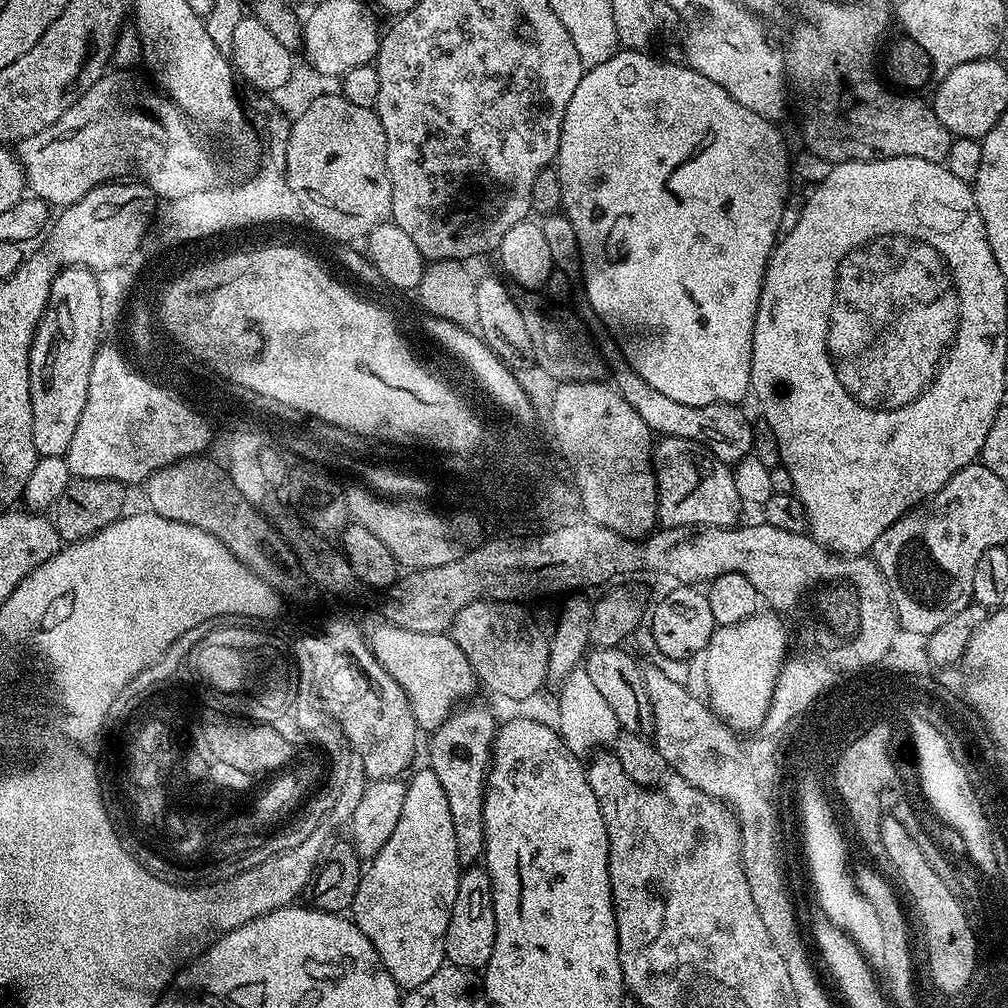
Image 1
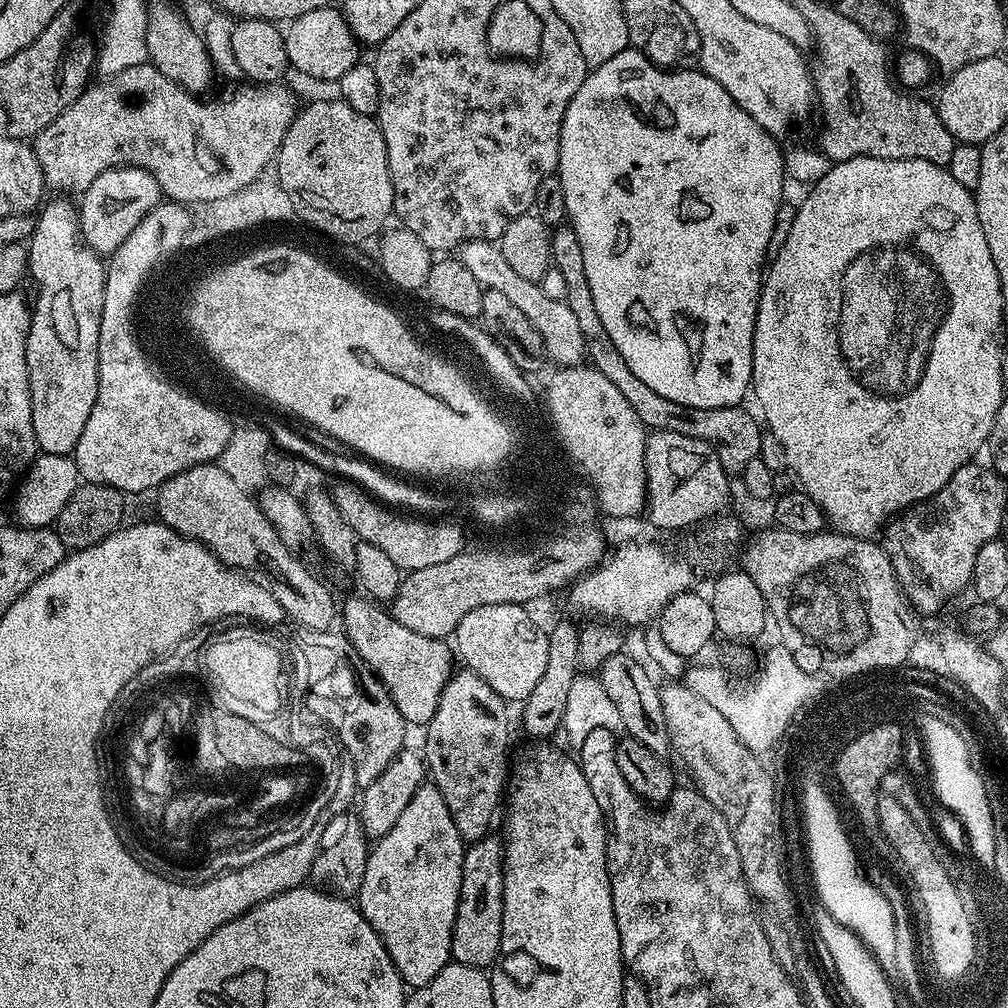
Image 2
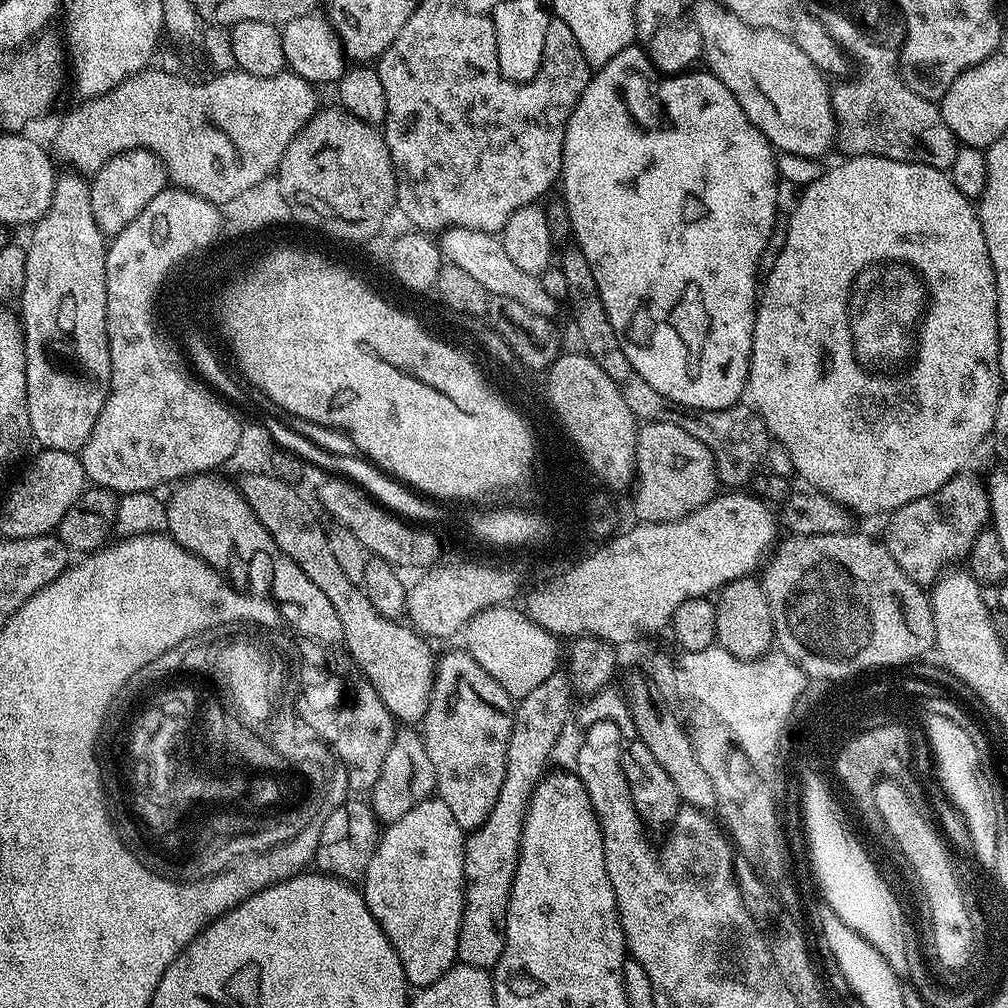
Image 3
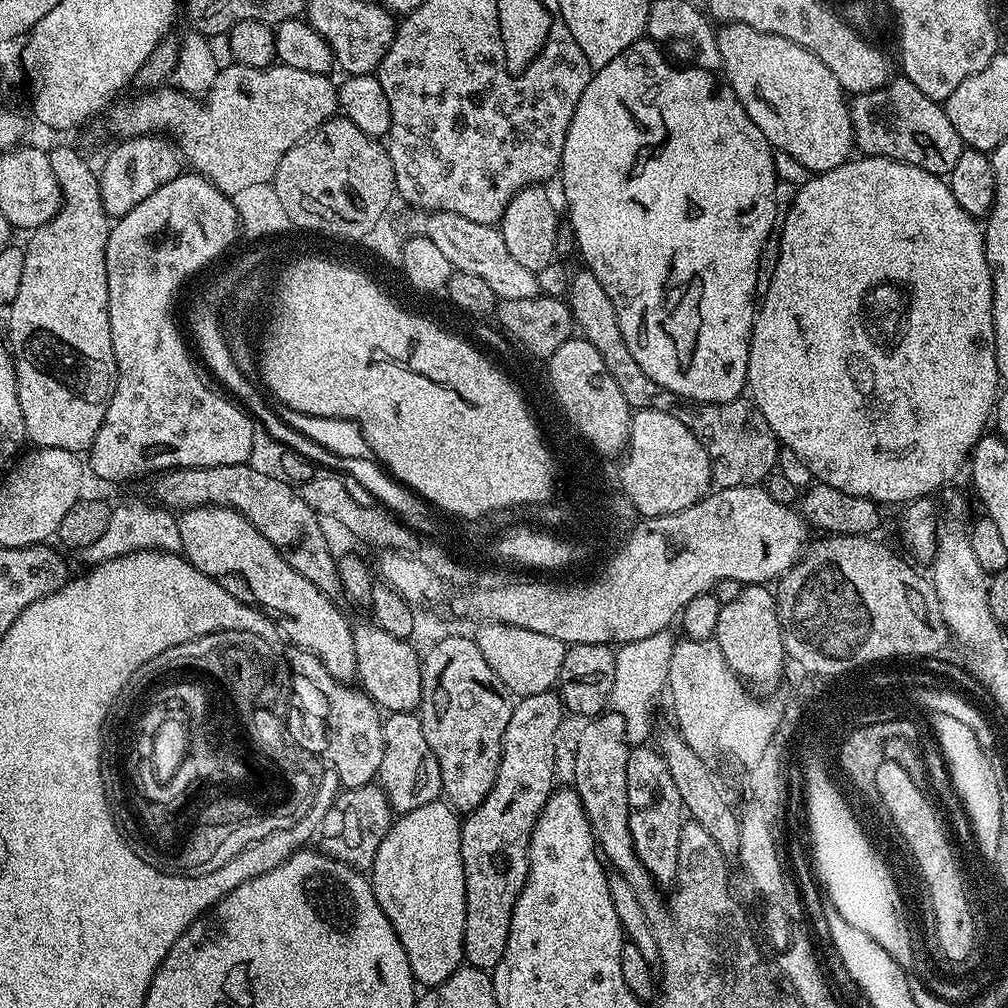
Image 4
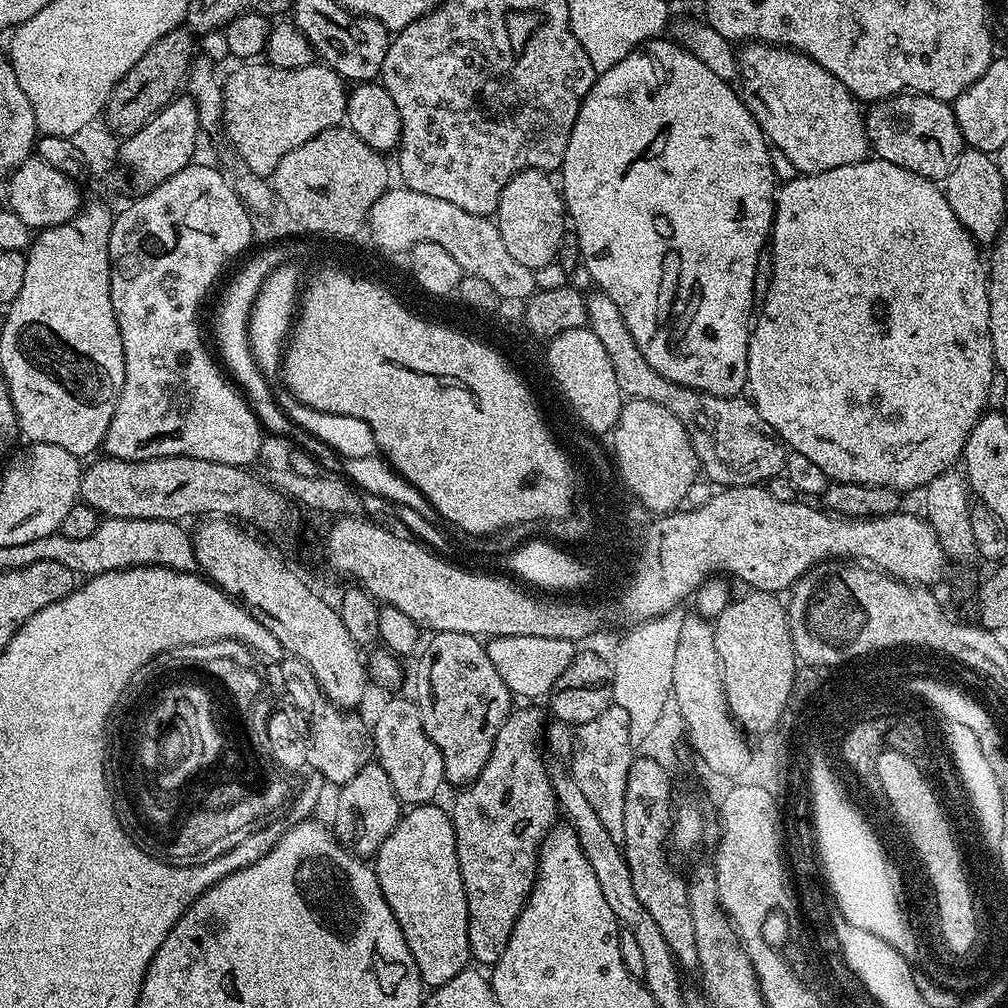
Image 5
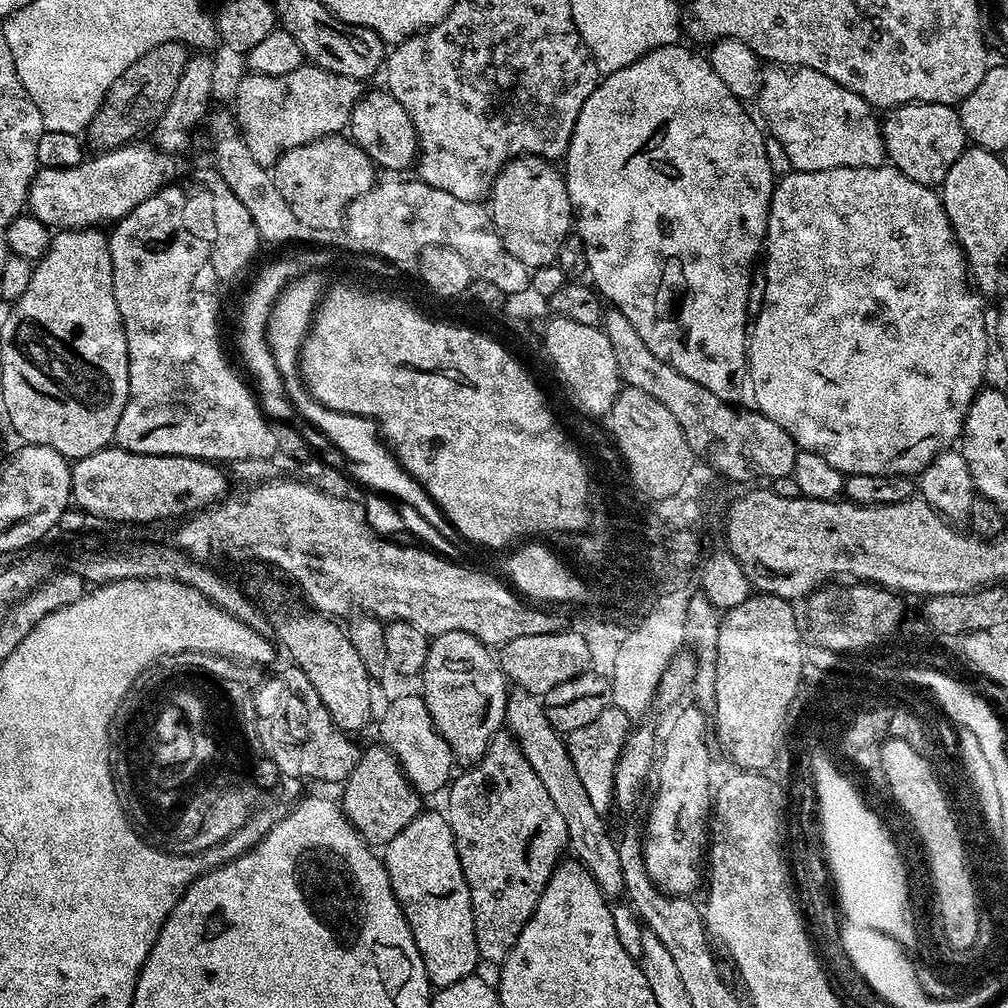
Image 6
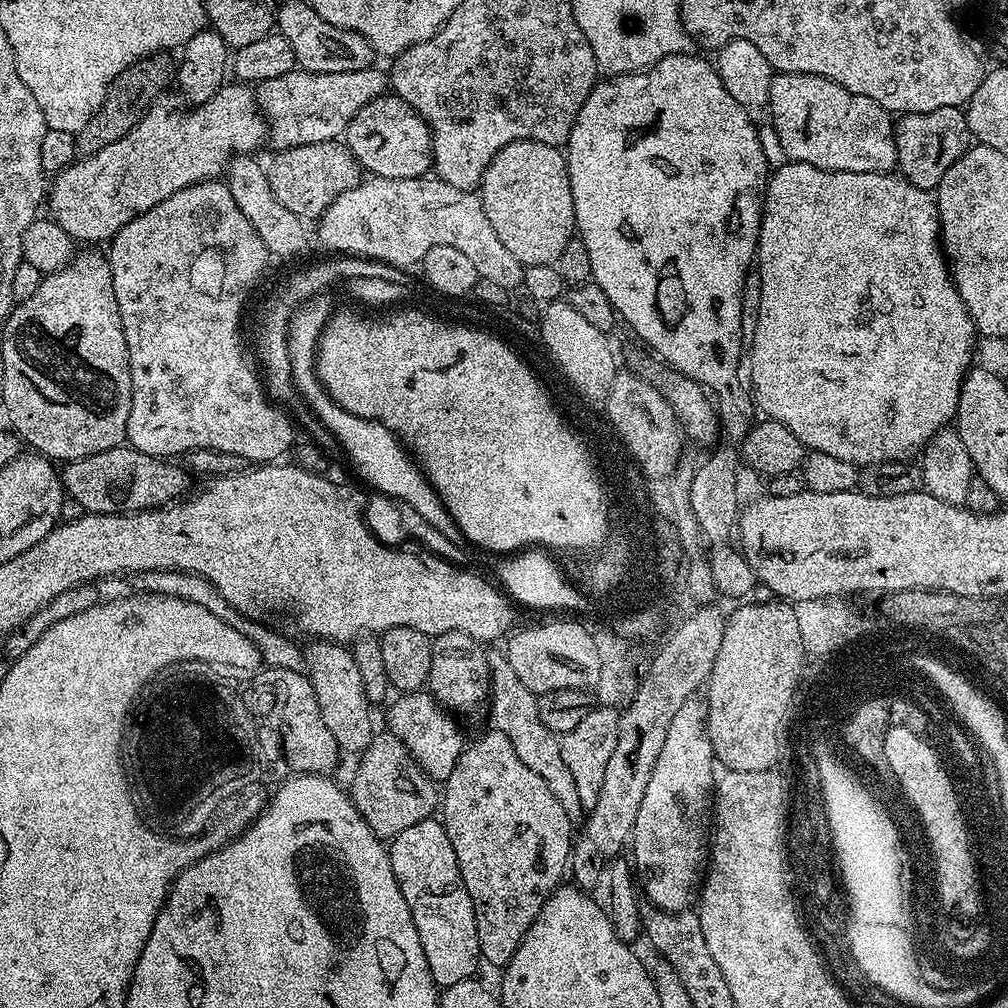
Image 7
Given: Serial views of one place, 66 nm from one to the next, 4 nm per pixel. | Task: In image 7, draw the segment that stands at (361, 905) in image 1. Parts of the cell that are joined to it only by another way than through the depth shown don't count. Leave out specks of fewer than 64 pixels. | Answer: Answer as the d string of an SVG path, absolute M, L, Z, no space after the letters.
M429 818L402 830L402 834L391 837L388 857L394 878L398 878L402 898L406 898L406 906L410 906L410 918L414 918L414 930L418 930L418 942L422 942L422 954L426 954L437 989L443 990L454 986L454 982L473 979L477 975L476 967L482 964L474 906L470 902L466 882L462 882L458 858L454 854L454 846L450 846L443 823L439 819Z

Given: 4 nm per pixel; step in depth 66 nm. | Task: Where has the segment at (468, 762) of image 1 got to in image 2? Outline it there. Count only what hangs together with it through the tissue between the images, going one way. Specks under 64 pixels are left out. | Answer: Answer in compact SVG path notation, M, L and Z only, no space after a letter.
M467 670L453 671L452 677L442 690L442 698L438 698L438 710L434 710L434 718L423 729L424 748L422 755L426 765L427 775L431 783L446 798L446 806L454 818L454 826L458 826L458 834L466 844L476 843L493 831L492 819L496 811L501 811L502 797L510 779L510 756L508 760L508 712L506 701L478 674Z

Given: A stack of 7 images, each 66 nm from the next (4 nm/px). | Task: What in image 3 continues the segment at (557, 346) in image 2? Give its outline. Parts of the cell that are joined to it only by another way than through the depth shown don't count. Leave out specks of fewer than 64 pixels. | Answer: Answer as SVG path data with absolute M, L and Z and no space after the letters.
M445 228L439 233L438 243L441 257L447 263L459 266L461 270L466 270L466 274L472 275L487 290L489 297L514 298L514 302L522 302L522 306L526 306L526 310L534 310L534 314L542 314L549 318L555 317L554 314L558 308L557 300L550 298L550 294L542 290L539 276L526 274L526 270L521 270L510 259L510 254L506 254L506 246L499 235L482 230Z

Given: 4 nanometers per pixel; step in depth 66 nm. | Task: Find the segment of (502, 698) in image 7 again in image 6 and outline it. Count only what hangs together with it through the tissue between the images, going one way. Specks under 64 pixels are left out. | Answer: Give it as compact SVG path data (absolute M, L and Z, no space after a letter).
M513 687L508 693L504 719L507 731L511 732L516 740L526 762L530 762L530 770L538 774L538 779L542 786L546 786L558 814L562 814L566 822L571 855L592 875L596 885L604 891L605 897L619 897L623 893L624 883L622 862L618 862L616 853L617 841L608 837L604 826L605 817L600 816L598 810L594 810L594 806L590 806L590 798L578 778L578 770L574 770L574 762L570 762L568 757L567 743L562 739L561 733L548 724L541 701L525 688Z

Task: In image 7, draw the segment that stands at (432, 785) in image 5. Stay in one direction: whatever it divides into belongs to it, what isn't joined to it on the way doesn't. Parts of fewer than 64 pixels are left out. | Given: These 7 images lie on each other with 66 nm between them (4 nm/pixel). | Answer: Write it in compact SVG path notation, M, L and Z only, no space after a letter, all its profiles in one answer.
M427 690L405 692L395 698L396 701L393 699L387 705L387 708L389 707L387 731L395 734L408 755L429 776L440 778L452 772L466 747L466 739L464 740L463 734L456 729L456 724L452 721L455 720L453 713L449 712L443 704L439 704Z

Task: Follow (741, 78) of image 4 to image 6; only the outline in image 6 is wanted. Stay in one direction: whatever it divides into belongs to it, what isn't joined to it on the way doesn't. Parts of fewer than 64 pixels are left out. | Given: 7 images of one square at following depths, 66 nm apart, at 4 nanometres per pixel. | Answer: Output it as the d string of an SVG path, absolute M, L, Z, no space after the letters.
M788 66L769 67L764 73L764 81L760 84L759 104L760 112L764 115L763 123L766 128L768 123L767 131L771 139L782 142L782 150L786 150L793 169L797 172L817 172L835 168L879 168L885 163L882 124L872 105L854 94L854 90L846 90L846 86L834 82L834 78L818 74L818 70L793 70Z

